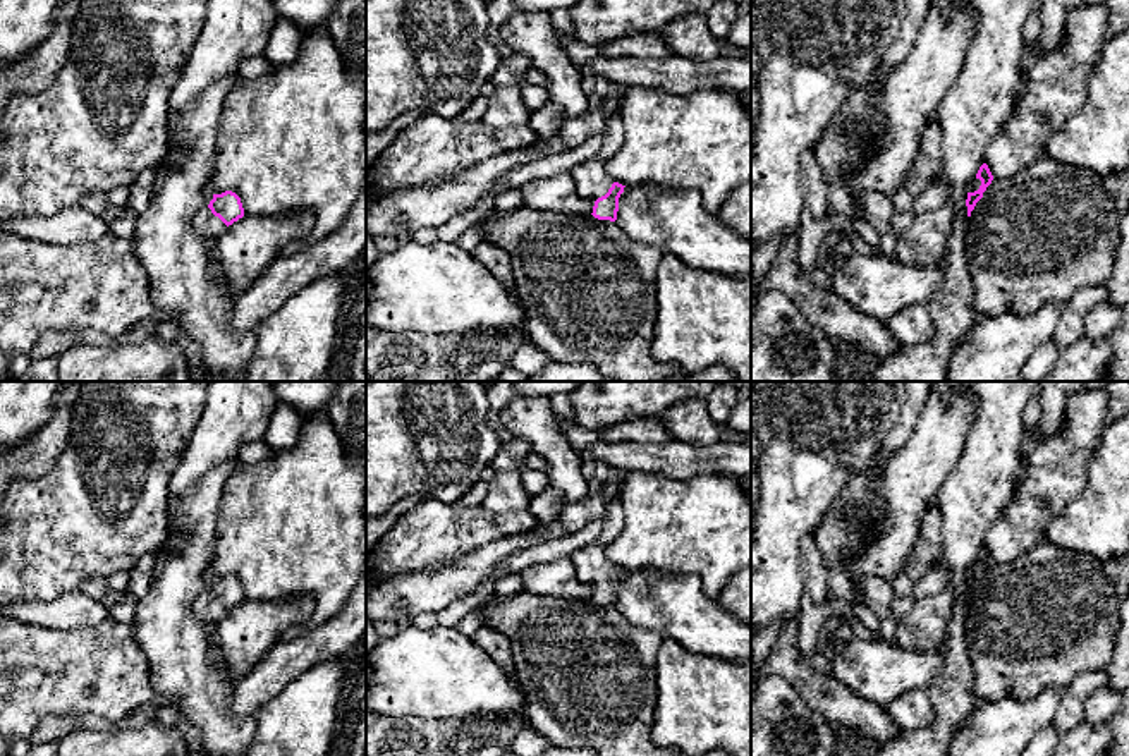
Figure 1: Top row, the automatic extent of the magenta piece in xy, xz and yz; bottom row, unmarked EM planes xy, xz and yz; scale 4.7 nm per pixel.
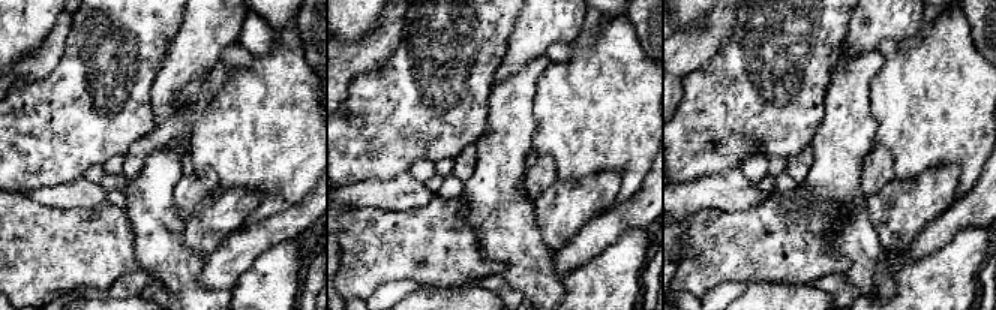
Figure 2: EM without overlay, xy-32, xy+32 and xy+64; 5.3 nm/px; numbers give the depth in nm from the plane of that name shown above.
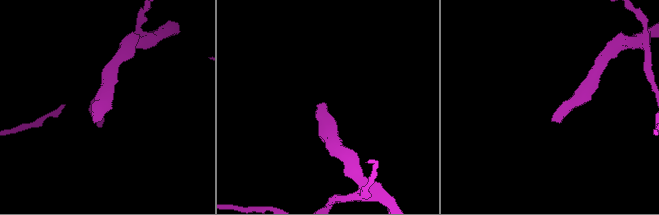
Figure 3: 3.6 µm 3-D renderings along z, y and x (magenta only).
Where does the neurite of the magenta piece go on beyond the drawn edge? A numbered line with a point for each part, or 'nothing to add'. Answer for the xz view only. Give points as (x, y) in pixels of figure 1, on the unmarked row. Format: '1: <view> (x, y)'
1: xz (591, 566)

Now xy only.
1: xy (208, 610)

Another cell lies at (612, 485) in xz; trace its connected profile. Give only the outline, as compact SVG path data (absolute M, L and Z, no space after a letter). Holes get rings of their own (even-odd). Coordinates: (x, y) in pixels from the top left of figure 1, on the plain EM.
M612 469L608 478L601 483L601 488L605 490L605 505L608 505L620 493L622 479L624 472Z

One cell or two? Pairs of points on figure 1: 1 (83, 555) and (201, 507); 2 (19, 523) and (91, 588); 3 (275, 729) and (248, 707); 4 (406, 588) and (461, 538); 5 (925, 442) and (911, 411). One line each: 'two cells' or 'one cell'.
1: two cells
2: two cells
3: two cells
4: two cells
5: two cells

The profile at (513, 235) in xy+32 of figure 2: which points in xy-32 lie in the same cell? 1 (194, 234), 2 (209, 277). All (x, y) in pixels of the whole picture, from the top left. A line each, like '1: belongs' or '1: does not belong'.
1: does not belong
2: does not belong

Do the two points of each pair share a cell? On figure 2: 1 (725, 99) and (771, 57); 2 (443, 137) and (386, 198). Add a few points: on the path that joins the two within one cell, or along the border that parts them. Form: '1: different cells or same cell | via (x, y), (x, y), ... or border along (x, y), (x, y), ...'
1: same cell | via (737, 93), (761, 69)
2: different cells | border along (407, 172), (399, 172), (384, 180), (372, 180)

